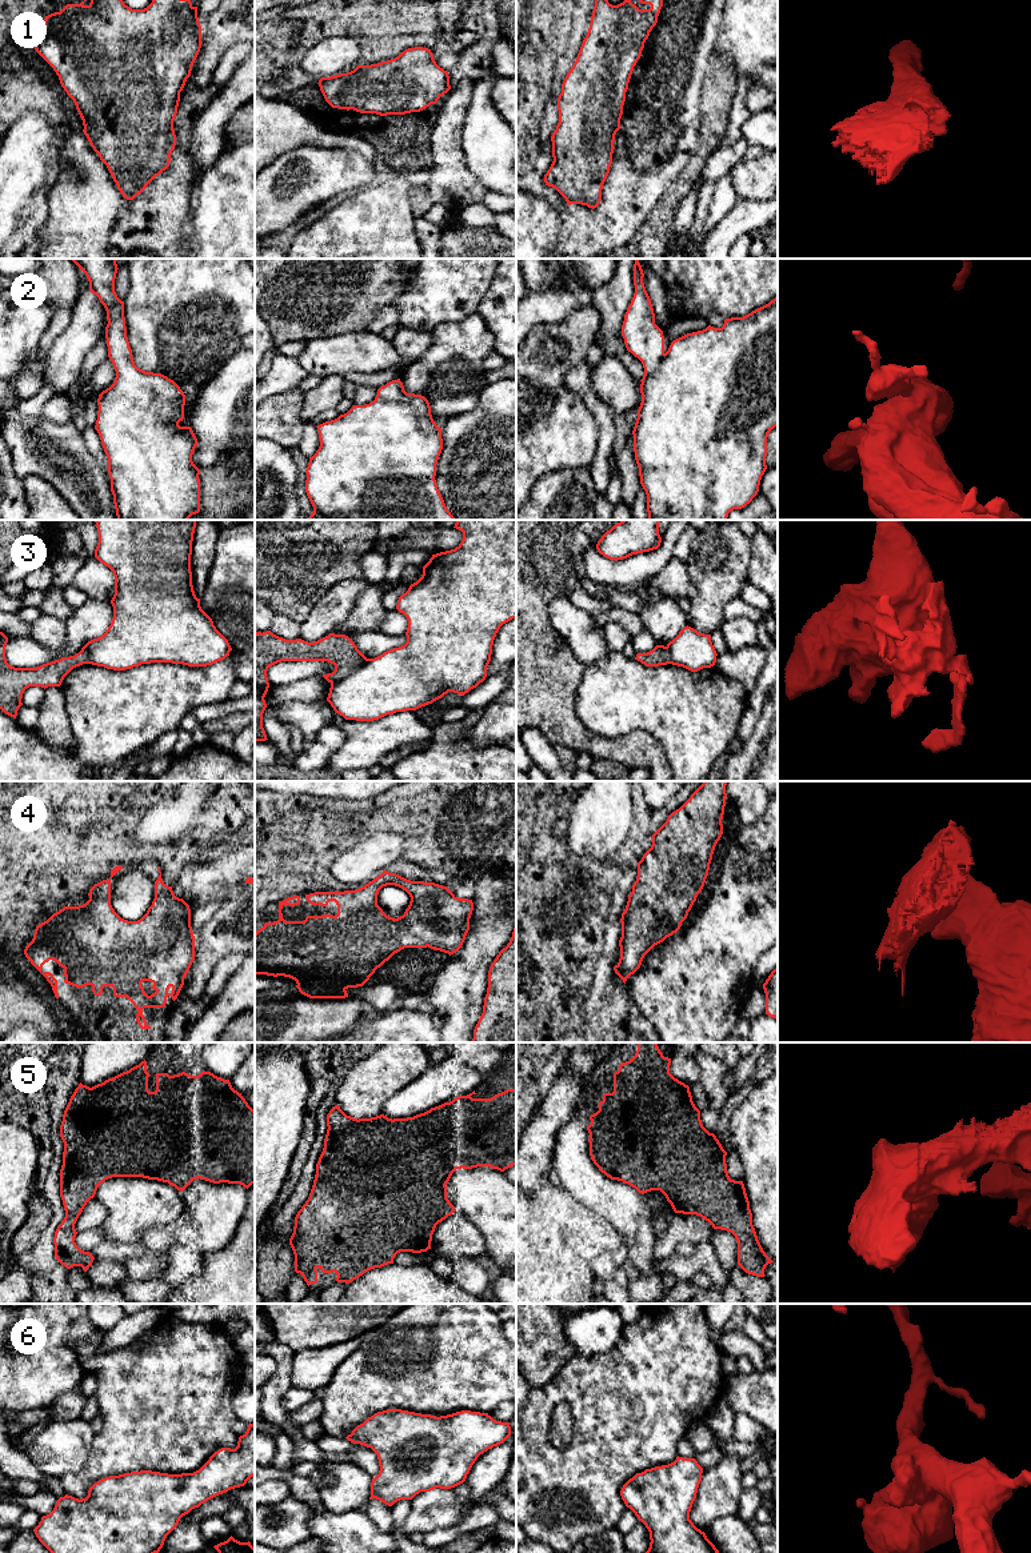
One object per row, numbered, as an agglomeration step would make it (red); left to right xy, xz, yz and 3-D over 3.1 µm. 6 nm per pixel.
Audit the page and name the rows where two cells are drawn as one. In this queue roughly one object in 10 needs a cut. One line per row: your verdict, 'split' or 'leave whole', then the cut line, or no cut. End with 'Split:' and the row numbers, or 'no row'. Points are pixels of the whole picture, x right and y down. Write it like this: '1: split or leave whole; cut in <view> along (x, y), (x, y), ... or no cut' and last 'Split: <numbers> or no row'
1: leave whole; no cut
2: leave whole; no cut
3: split; cut in xz along (367, 659), (351, 673), (331, 684)
4: leave whole; no cut
5: leave whole; no cut
6: leave whole; no cut
Split: 3

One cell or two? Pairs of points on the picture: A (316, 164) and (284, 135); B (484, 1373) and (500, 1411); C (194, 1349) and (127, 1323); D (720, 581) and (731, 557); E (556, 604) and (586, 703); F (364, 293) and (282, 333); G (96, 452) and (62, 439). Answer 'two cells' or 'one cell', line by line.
A: two cells
B: two cells
C: two cells
D: one cell
E: two cells
F: one cell
G: two cells

